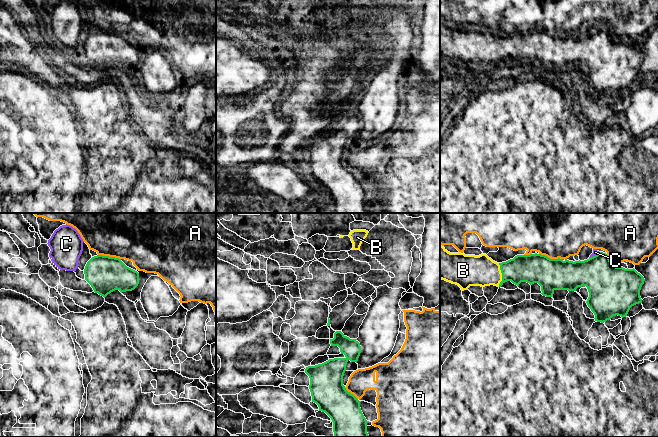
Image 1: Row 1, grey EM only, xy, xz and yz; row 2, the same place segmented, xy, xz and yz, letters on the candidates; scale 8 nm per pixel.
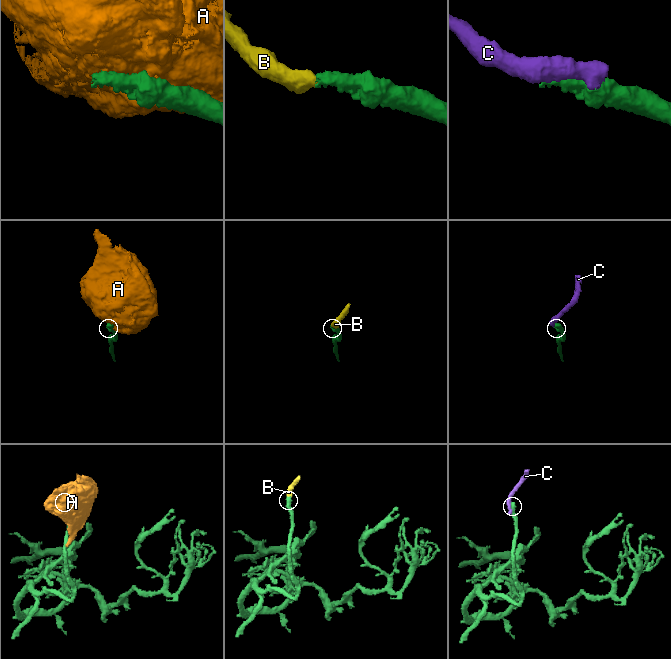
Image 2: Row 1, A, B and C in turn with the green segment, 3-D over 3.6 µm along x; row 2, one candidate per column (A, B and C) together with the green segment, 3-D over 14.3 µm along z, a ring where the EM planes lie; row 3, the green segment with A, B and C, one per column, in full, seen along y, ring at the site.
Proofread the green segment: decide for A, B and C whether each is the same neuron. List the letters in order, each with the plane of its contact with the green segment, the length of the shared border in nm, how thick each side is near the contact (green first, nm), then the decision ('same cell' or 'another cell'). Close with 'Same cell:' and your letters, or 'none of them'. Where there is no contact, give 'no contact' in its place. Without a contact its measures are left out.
A: yz | 200 nm | 260/280 nm | another cell
B: yz | 190 nm | 220/240 nm | same cell
C: yz | 100 nm | 320/50 nm | another cell
Same cell: B

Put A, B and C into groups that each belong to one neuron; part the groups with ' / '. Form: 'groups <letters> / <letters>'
groups A / B / C

